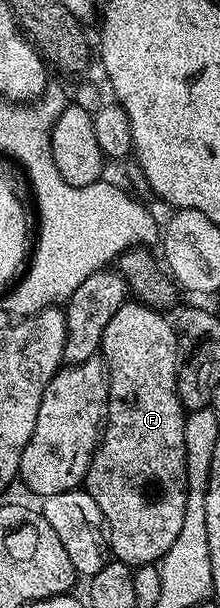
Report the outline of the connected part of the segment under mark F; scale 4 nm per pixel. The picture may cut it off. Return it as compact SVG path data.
M127 301L112 313L112 321L104 325L100 358L106 365L110 398L106 401L104 426L90 467L86 471L84 489L100 505L106 525L108 547L113 558L130 568L145 563L157 564L168 553L172 541L180 534L186 504L186 454L184 425L187 412L176 393L176 373L180 366L178 333L161 310L137 301Z

